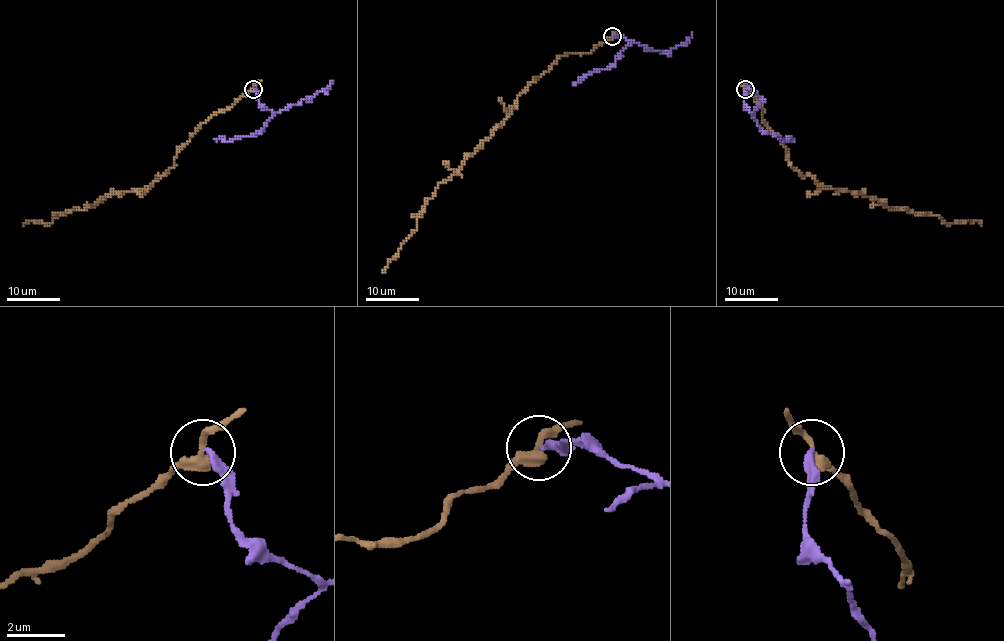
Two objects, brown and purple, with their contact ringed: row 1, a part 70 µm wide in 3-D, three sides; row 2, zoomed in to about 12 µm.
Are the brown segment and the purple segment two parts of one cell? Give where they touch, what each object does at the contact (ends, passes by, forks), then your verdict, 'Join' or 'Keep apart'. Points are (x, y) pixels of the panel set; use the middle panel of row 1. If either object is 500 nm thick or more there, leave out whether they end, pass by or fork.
Place: (612, 36). At the ring brown passes by. At the ring purple ends. Keep apart

